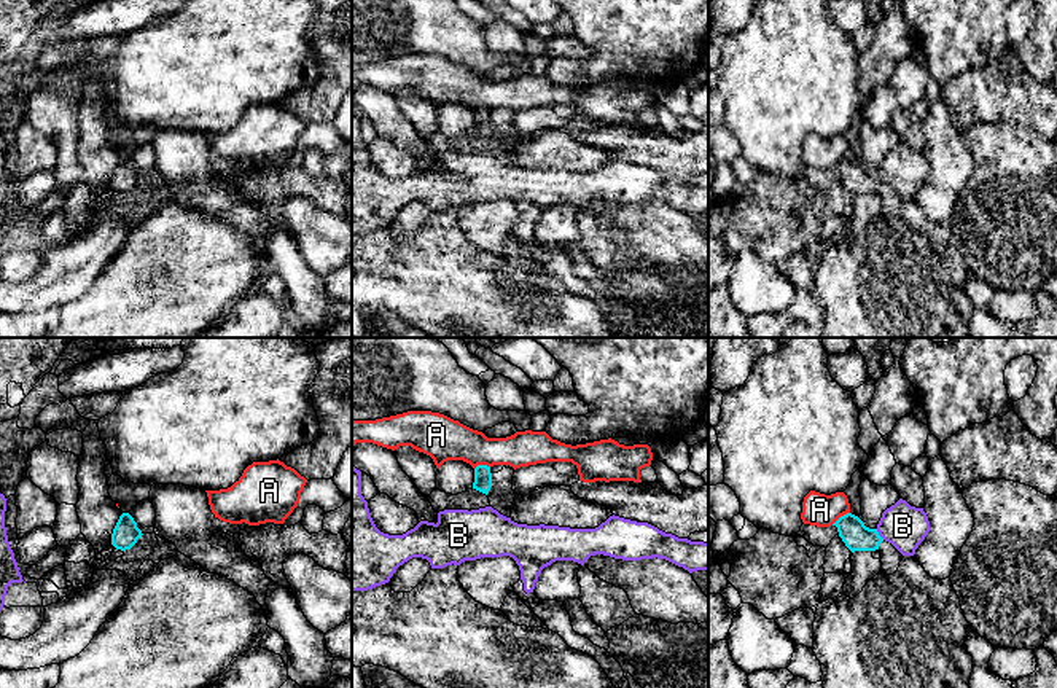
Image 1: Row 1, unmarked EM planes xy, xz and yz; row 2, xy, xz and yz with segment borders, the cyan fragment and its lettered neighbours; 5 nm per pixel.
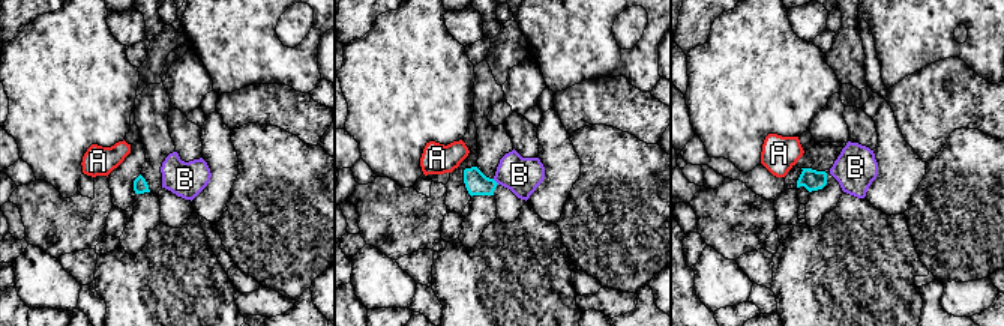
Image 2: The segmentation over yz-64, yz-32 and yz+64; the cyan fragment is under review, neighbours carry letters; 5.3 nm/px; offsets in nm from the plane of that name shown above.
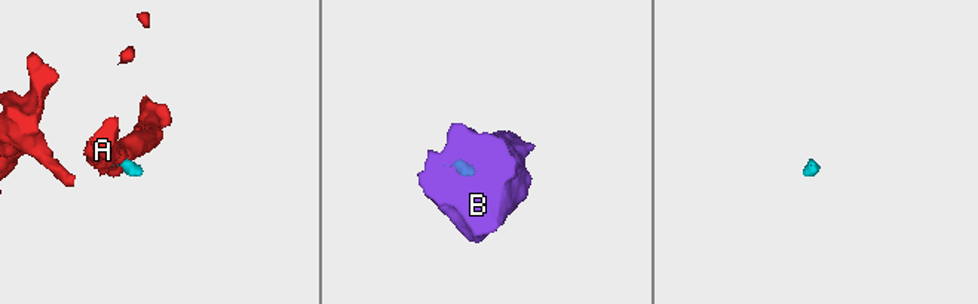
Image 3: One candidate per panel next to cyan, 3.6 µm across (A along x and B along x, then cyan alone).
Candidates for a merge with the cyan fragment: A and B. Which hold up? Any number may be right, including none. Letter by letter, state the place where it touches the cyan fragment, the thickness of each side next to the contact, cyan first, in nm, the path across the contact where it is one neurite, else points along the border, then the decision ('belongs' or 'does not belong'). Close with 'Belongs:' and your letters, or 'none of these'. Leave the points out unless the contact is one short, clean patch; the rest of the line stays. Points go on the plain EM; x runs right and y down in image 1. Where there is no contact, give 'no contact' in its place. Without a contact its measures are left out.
A: contact yz (841, 160); calibres 140 and 170 nm; border yz (849, 155), (831, 168); does not belong
B: contact yz (877, 177); calibres 140 and 220 nm; border yz (876, 172), (884, 182); does not belong
Belongs: none of these

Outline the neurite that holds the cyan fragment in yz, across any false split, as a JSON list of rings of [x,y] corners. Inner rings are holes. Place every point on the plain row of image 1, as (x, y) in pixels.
[[[852,156],[841,159],[829,170],[817,170],[802,166],[798,178],[804,180],[813,190],[828,191],[831,183],[839,178],[852,196],[877,193],[882,201],[880,215],[885,218],[893,218],[903,202],[903,197],[891,186],[885,185],[877,172],[866,170],[864,166]]]

